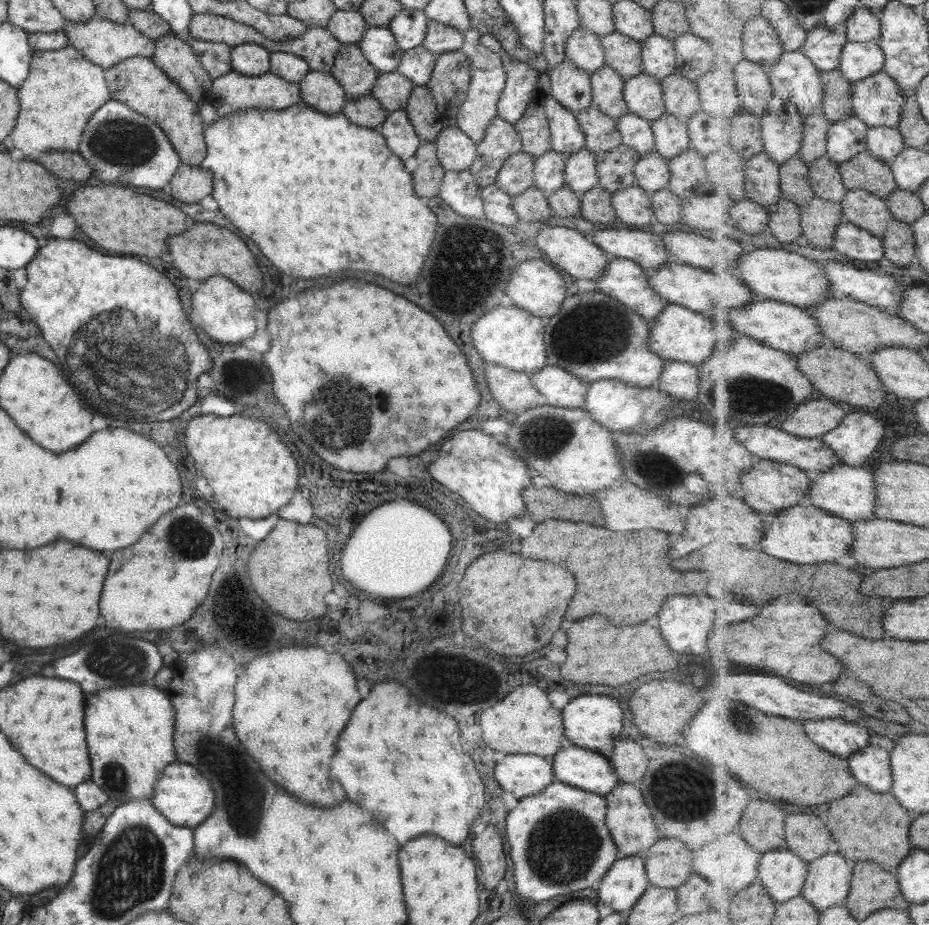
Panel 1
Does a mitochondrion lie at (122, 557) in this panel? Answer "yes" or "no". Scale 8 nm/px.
no

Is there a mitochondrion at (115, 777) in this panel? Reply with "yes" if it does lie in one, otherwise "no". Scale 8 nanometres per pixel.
yes

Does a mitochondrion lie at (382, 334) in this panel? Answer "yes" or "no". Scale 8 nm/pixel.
no

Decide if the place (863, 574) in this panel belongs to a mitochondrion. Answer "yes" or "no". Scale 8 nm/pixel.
no

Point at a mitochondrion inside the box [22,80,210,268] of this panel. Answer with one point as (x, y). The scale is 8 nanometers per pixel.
(121, 142)

